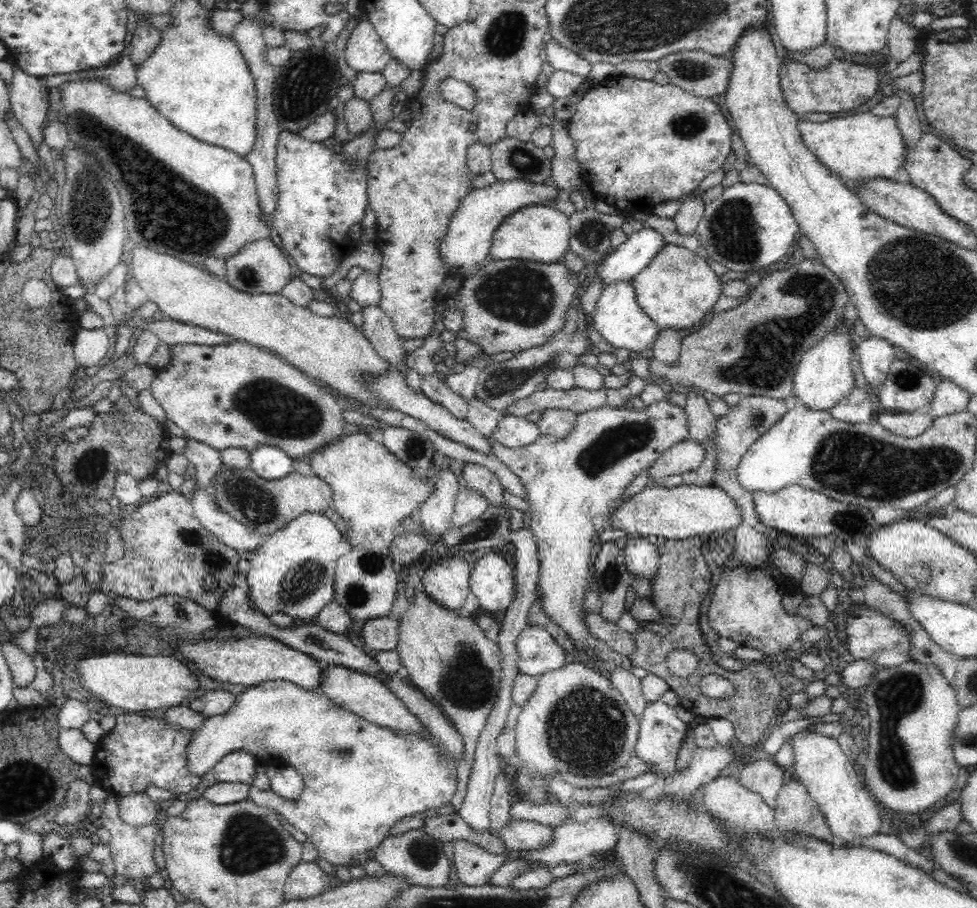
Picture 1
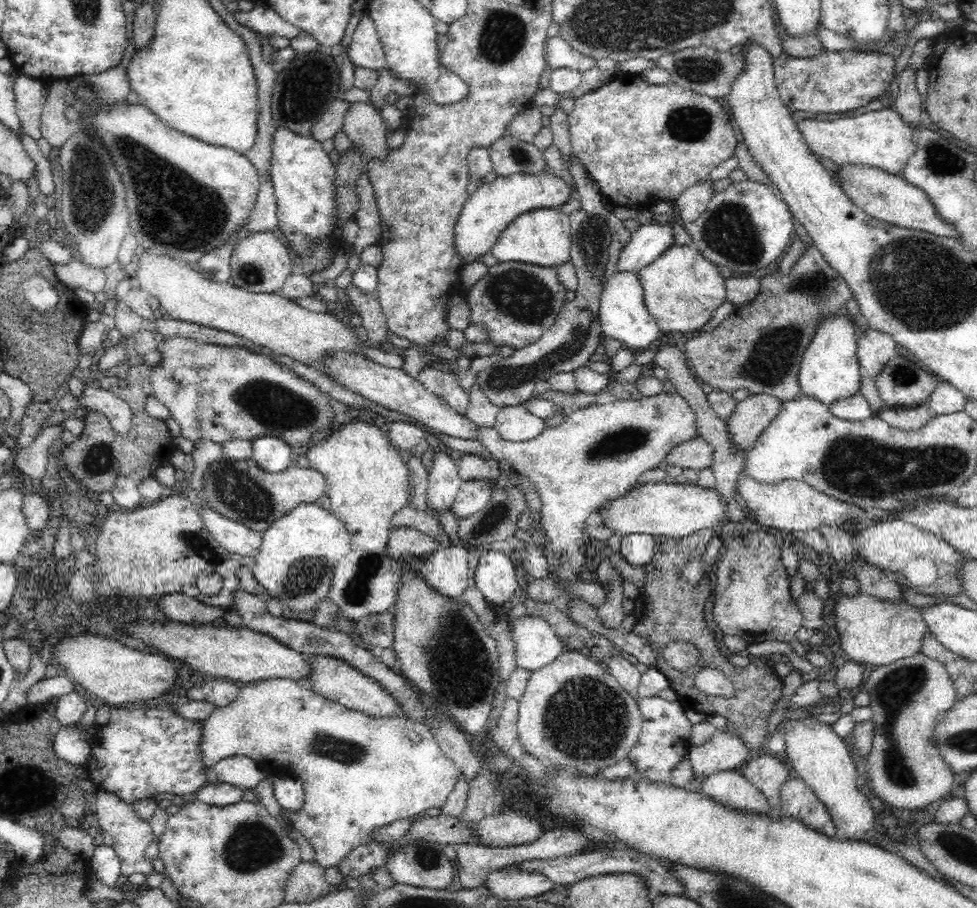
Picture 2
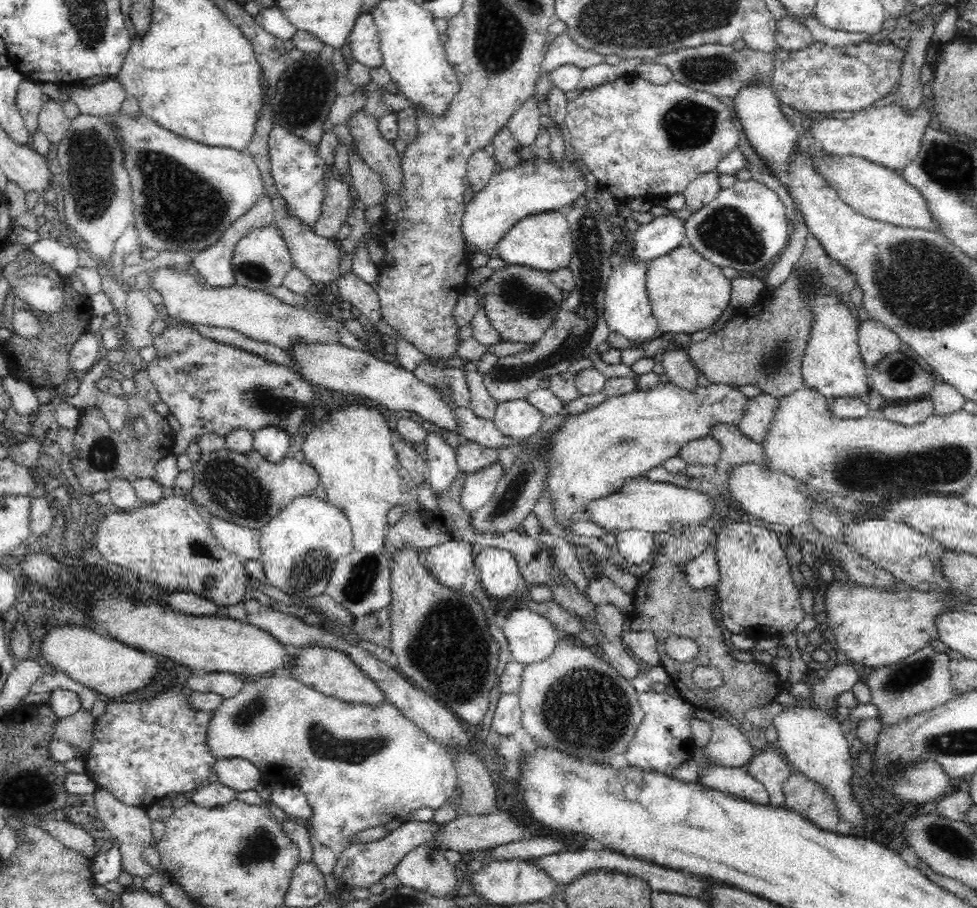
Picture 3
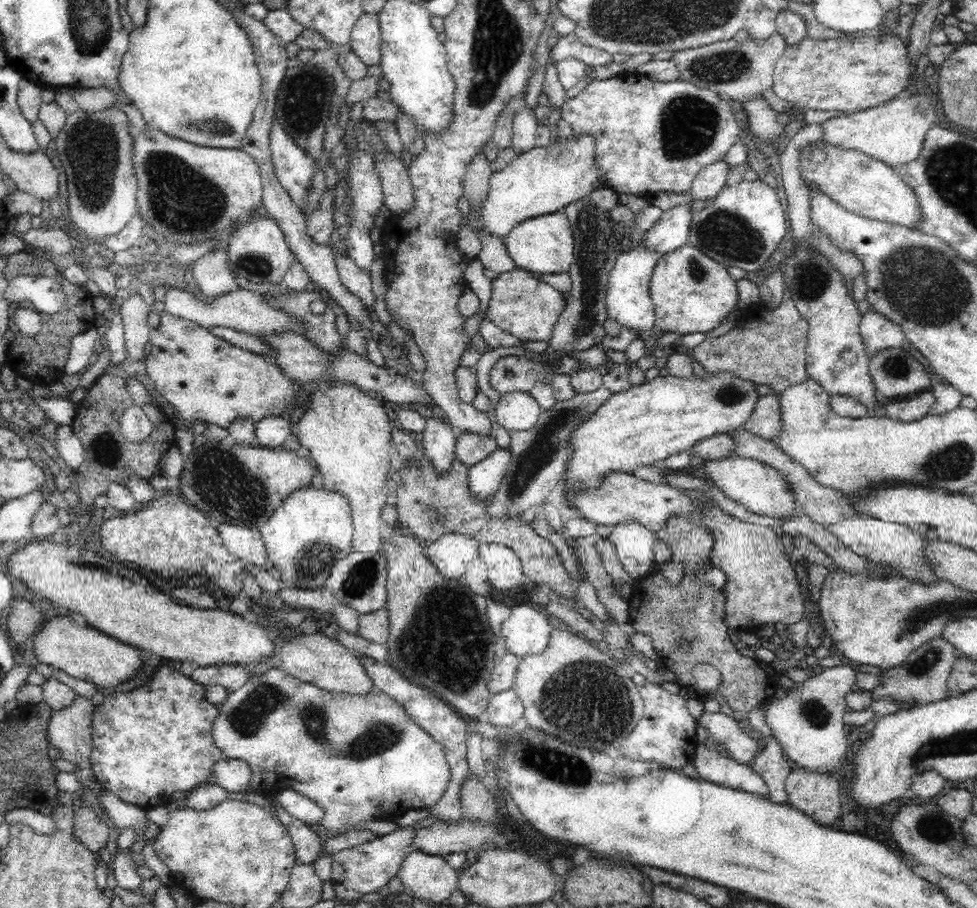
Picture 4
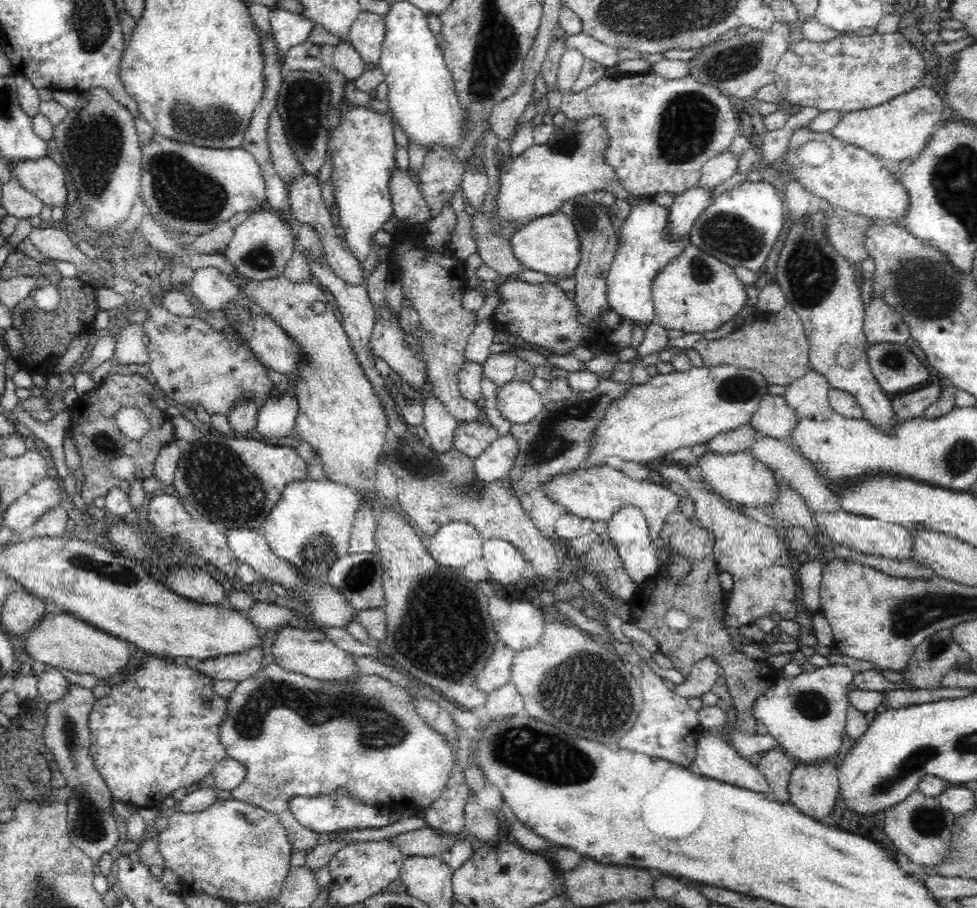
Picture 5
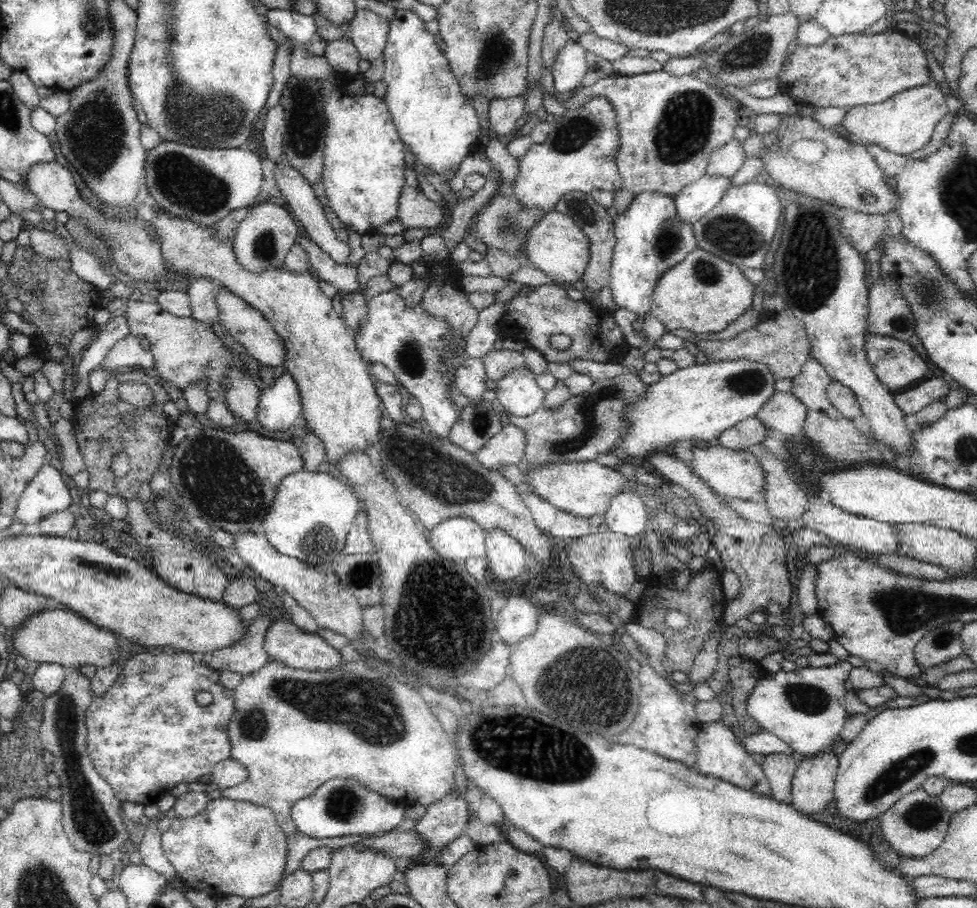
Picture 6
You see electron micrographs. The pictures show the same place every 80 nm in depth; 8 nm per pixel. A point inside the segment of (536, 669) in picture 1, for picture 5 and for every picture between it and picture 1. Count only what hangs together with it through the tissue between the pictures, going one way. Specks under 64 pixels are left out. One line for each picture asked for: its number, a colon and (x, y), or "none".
2: (536, 643)
3: (532, 637)
4: (526, 632)
5: (523, 627)

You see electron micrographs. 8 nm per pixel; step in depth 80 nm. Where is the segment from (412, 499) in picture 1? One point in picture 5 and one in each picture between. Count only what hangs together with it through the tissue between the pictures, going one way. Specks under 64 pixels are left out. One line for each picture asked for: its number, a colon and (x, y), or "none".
2: (368, 483)
3: (352, 451)
4: (347, 433)
5: (339, 415)

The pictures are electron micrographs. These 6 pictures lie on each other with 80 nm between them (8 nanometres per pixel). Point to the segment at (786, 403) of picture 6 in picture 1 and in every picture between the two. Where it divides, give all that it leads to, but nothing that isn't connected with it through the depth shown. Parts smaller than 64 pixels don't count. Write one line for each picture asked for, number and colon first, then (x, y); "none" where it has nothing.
1: (744, 423)
2: (751, 416)
3: (759, 411)
4: (764, 421)
5: (772, 418)

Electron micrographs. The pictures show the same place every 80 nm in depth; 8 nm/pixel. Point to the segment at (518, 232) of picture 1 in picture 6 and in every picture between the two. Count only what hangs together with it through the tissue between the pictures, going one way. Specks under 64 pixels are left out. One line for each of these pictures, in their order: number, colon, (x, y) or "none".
2: (541, 236)
3: (542, 241)
4: (544, 244)
5: (548, 244)
6: (556, 245)

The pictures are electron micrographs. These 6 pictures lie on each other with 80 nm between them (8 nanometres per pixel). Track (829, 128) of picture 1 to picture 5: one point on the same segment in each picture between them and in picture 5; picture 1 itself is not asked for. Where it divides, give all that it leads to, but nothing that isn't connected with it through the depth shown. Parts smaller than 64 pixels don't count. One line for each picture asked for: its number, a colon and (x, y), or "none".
2: (880, 139)
3: (889, 136)
4: (893, 133)
5: (899, 129)

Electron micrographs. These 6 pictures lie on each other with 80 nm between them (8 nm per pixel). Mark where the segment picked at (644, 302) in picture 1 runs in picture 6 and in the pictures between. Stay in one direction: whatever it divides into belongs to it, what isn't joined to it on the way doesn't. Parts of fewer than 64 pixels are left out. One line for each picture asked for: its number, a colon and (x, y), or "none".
2: (681, 289)
3: (687, 293)
4: (690, 292)
5: (694, 292)
6: (702, 293)

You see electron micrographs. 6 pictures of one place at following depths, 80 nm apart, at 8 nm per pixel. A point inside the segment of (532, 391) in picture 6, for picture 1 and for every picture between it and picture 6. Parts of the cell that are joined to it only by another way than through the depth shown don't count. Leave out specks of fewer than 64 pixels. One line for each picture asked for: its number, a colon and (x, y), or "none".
1: (512, 432)
2: (515, 424)
3: (517, 419)
4: (517, 411)
5: (518, 403)

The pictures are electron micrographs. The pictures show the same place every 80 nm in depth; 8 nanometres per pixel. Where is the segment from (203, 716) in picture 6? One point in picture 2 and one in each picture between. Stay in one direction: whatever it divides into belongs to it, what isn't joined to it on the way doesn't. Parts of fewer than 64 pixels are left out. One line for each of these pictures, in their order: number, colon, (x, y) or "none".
2: (140, 753)
3: (141, 752)
4: (147, 744)
5: (157, 732)

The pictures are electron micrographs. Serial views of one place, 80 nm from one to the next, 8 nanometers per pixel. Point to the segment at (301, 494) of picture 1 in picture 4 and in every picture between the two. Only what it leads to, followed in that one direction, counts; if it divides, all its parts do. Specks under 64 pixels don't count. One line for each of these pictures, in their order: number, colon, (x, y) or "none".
2: (238, 490)
3: (246, 490)
4: (220, 479)

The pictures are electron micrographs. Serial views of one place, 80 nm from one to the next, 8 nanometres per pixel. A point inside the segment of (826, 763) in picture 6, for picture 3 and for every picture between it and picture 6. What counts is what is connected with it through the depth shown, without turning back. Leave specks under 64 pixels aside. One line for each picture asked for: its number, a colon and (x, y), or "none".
3: (803, 796)
4: (817, 795)
5: (813, 788)

